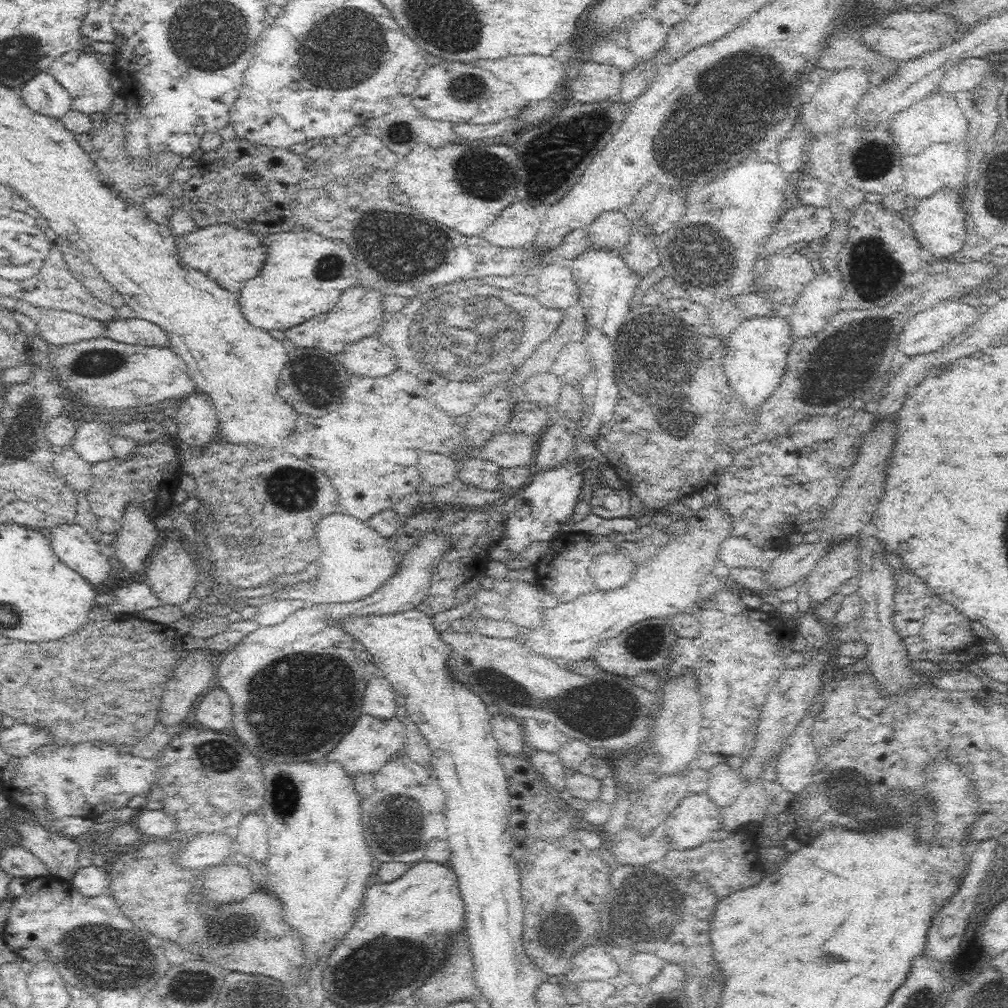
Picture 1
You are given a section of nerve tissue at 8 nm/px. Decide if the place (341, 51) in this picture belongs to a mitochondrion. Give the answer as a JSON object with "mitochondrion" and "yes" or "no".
{"mitochondrion":"yes"}

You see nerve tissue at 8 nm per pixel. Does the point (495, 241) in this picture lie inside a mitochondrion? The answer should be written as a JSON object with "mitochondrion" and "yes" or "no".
{"mitochondrion":"no"}

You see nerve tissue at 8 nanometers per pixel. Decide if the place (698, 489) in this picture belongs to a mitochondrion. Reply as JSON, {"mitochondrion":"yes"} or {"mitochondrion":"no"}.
{"mitochondrion":"no"}

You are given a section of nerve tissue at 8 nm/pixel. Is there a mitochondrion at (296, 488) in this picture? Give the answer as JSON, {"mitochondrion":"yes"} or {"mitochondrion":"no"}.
{"mitochondrion":"yes"}

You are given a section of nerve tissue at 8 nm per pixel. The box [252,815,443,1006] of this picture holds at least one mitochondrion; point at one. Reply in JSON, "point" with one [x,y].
{"point":[379,964]}

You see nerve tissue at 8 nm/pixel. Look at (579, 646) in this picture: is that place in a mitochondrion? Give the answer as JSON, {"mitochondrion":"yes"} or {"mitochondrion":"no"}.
{"mitochondrion":"no"}

